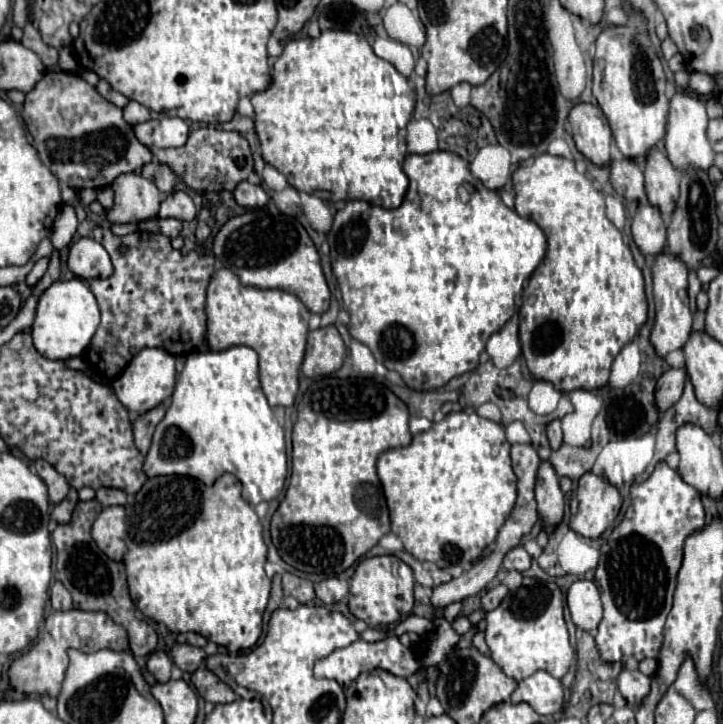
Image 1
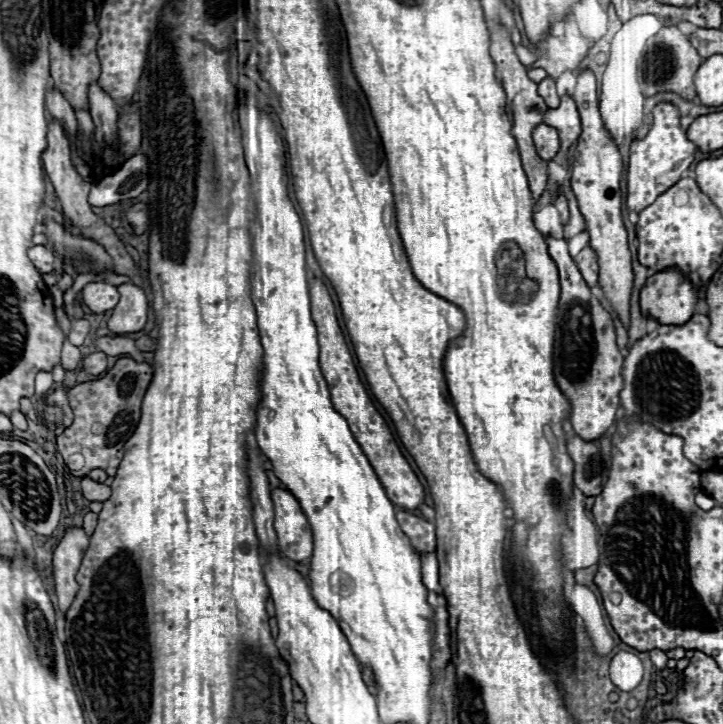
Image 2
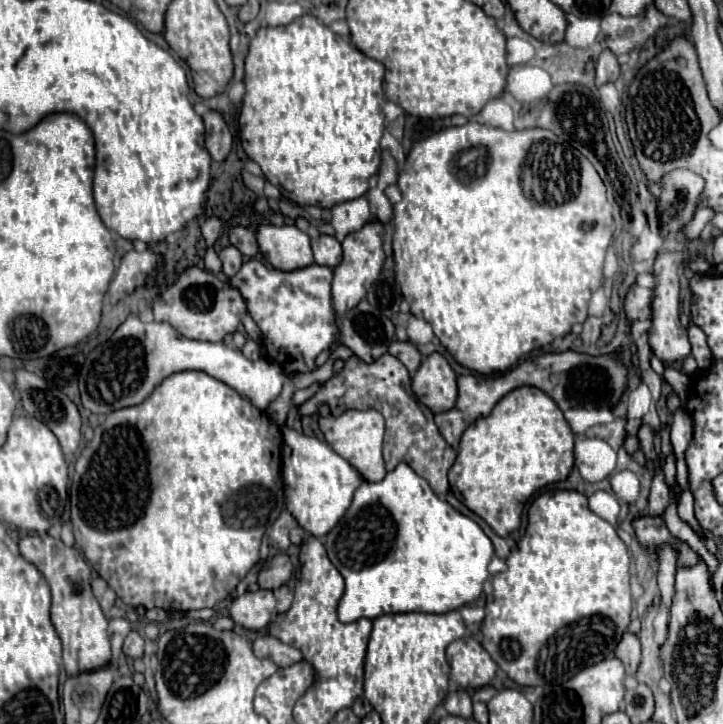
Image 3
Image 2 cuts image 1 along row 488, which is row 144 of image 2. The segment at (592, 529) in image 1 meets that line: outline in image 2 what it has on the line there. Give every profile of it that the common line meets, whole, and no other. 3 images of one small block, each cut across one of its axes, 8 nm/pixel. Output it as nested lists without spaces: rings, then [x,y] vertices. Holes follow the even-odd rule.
[[[582,70],[576,76],[574,102],[582,120],[582,134],[576,140],[576,152],[572,162],[572,192],[576,196],[578,208],[586,220],[586,232],[590,234],[590,246],[594,248],[600,264],[600,286],[616,310],[620,322],[628,326],[628,302],[632,290],[632,262],[630,248],[626,240],[626,228],[622,224],[622,194],[620,194],[620,176],[622,176],[622,156],[616,142],[606,130],[600,110],[598,110],[598,90],[592,70]]]

